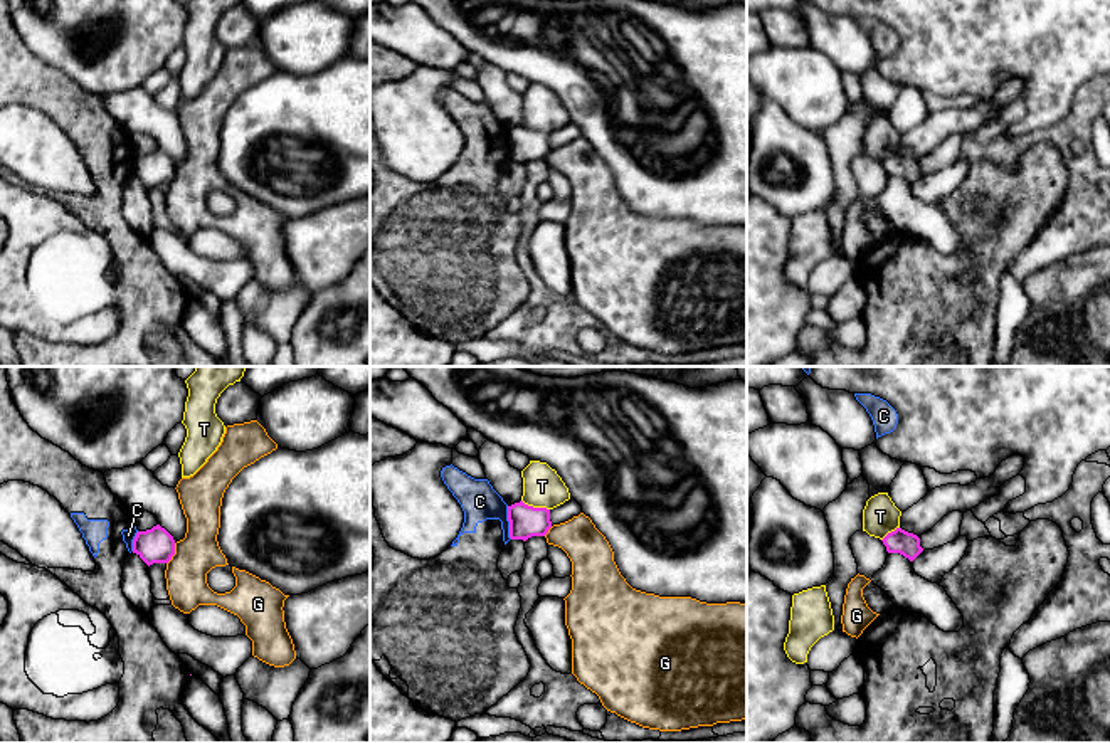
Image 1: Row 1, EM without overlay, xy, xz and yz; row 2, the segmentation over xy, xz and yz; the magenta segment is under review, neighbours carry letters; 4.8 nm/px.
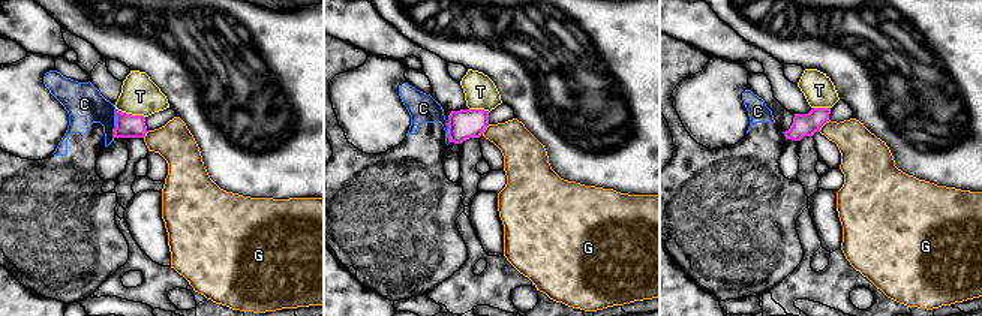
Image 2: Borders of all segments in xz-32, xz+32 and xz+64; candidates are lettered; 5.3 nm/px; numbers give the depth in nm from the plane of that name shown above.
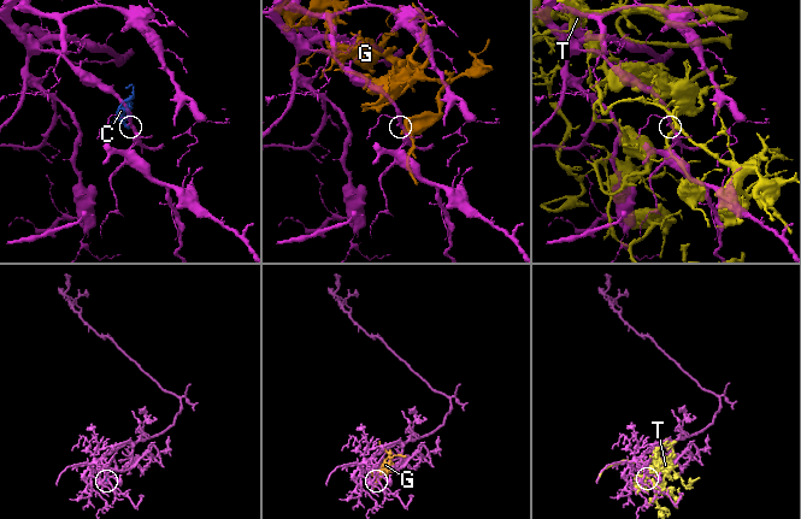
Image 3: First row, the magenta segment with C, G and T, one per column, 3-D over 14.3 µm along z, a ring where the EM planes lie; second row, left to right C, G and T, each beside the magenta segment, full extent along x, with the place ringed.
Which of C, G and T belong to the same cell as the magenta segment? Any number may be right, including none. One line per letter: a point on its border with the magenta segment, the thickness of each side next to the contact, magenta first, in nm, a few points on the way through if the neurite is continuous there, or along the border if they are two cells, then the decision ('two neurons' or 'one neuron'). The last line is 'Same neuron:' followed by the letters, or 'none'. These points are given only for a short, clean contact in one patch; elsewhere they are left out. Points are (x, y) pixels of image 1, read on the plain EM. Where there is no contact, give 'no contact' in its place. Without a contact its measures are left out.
C: xz (510, 147) | 160/180 nm | along xz (507, 130), (508, 158), (512, 162) | two neurons
G: xy (174, 177) | 170/200 nm | two neurons
T: xz (535, 131) | 160/190 nm | two neurons
Same neuron: none

